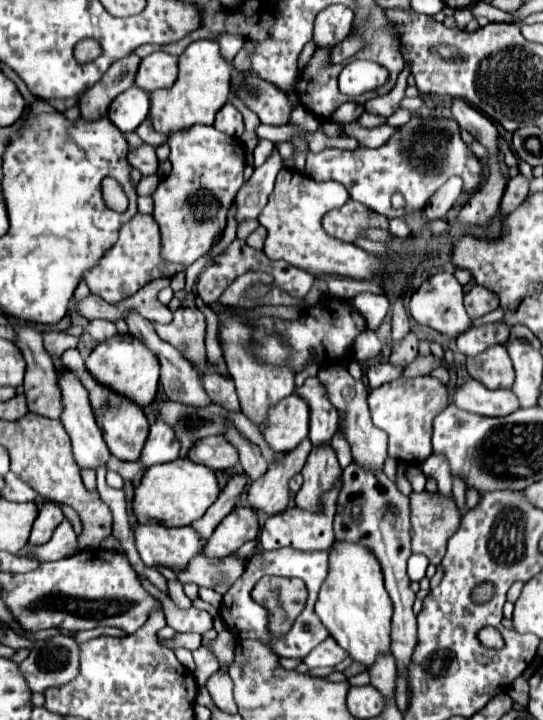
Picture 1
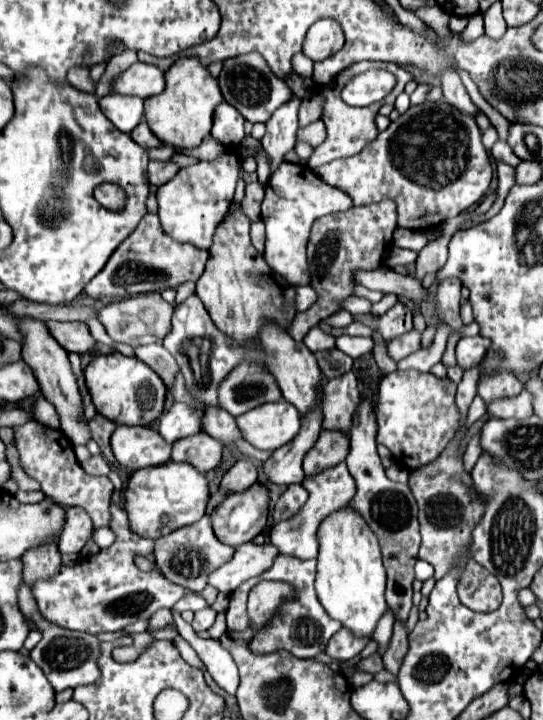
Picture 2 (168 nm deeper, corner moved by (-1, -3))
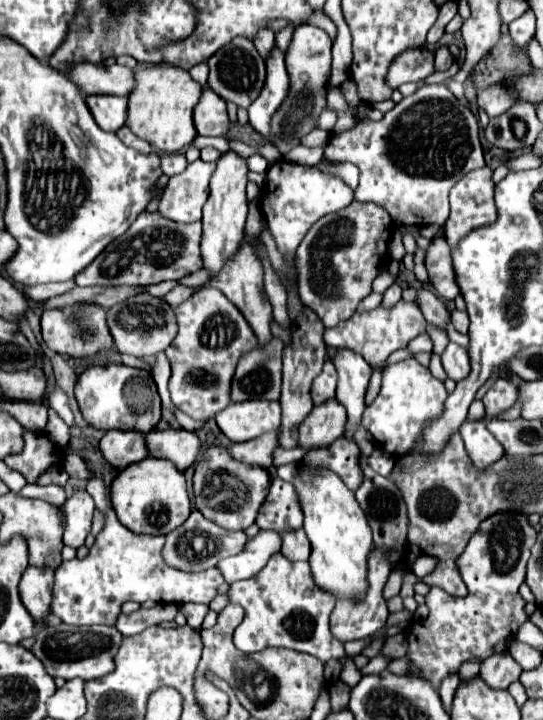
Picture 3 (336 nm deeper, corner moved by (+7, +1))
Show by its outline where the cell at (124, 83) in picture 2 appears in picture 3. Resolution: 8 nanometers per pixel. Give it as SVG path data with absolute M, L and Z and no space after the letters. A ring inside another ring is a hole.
M79 64L79 68L71 68L67 76L87 94L115 94L115 96L129 96L135 88L135 72L127 66L103 66L103 64Z

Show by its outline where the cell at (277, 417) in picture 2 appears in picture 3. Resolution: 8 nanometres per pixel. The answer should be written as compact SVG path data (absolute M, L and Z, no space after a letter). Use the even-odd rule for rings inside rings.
M247 400L229 404L217 414L217 426L231 442L247 442L281 426L281 404Z

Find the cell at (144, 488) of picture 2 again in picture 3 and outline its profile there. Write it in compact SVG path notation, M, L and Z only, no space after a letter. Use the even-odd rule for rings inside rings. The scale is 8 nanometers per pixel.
M153 456L137 464L129 464L119 472L111 484L111 504L123 526L127 526L131 532L153 536L169 534L191 514L191 500L183 472L173 462Z

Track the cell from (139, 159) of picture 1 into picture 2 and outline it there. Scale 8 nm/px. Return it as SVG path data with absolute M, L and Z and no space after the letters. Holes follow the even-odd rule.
M149 162L149 182L155 186L167 184L167 180L175 176L175 172L179 172L179 166L175 162Z

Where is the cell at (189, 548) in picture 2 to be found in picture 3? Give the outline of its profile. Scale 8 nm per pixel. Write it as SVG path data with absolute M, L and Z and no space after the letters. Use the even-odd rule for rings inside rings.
M193 510L189 520L183 526L175 528L173 532L169 532L165 536L165 546L161 550L161 556L163 556L165 564L169 564L171 568L177 568L183 572L201 572L201 570L215 568L221 558L227 558L227 556L241 552L245 542L247 542L245 532L241 532L241 530L239 532L227 532L225 528L219 528L217 524L205 520L201 516L201 512Z

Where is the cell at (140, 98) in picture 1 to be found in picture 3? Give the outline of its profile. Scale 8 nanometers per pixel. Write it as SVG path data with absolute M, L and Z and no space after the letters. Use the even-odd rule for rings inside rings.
M87 96L85 102L95 122L107 132L117 132L127 120L129 100L125 96Z

